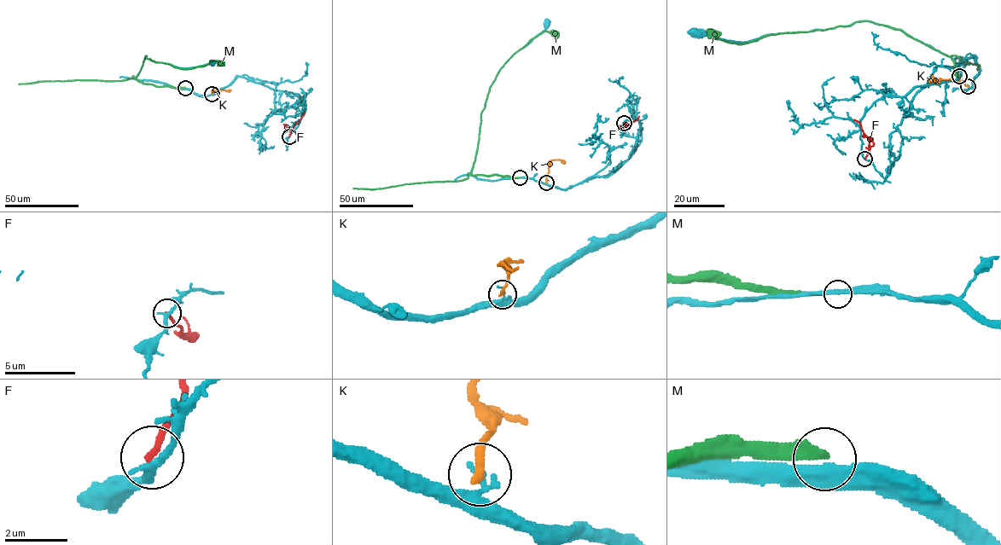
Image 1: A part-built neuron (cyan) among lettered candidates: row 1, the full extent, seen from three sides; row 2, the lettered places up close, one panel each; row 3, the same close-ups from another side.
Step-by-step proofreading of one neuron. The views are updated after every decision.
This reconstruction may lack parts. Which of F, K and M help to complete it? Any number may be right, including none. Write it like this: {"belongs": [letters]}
{"belongs": []}

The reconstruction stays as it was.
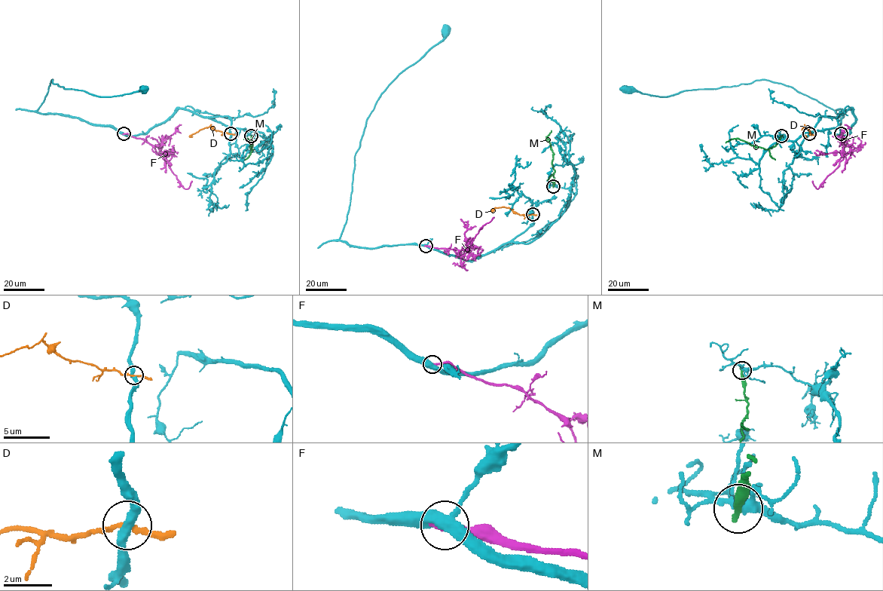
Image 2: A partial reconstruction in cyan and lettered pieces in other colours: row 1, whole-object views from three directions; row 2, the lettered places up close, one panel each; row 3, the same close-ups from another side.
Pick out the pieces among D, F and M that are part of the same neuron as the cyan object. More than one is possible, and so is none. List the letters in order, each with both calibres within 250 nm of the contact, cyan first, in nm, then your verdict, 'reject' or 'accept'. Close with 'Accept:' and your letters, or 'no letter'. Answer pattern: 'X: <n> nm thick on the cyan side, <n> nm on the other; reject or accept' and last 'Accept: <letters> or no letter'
D: 360 nm thick on the cyan side, 200 nm on the other; reject
F: 440 nm thick on the cyan side, 320 nm on the other; reject
M: 280 nm thick on the cyan side, 300 nm on the other; reject
Accept: no letter

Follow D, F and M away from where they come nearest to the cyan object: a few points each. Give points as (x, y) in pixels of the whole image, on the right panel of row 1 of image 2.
D: (809, 134), (810, 130), (805, 126), (803, 127), (803, 134), (806, 137)
F: (841, 134), (850, 151), (838, 160), (839, 165), (818, 188), (813, 181)
M: (780, 136), (774, 146), (767, 149), (750, 145), (737, 139), (725, 142)

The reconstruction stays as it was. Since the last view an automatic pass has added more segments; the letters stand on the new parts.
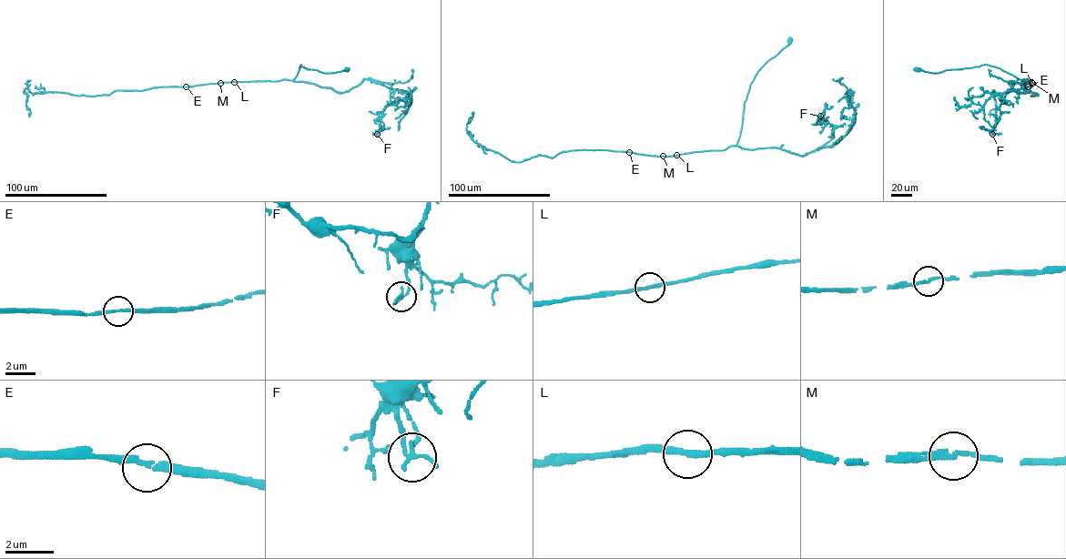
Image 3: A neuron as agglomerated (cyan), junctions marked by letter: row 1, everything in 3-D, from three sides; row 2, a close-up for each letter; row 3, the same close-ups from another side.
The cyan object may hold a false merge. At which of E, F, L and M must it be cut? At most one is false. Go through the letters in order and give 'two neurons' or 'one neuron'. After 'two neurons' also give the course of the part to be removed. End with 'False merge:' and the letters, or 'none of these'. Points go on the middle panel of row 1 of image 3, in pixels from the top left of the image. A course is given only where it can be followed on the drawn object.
E: one neuron
F: one neuron
L: one neuron
M: one neuron
False merge: none of these

